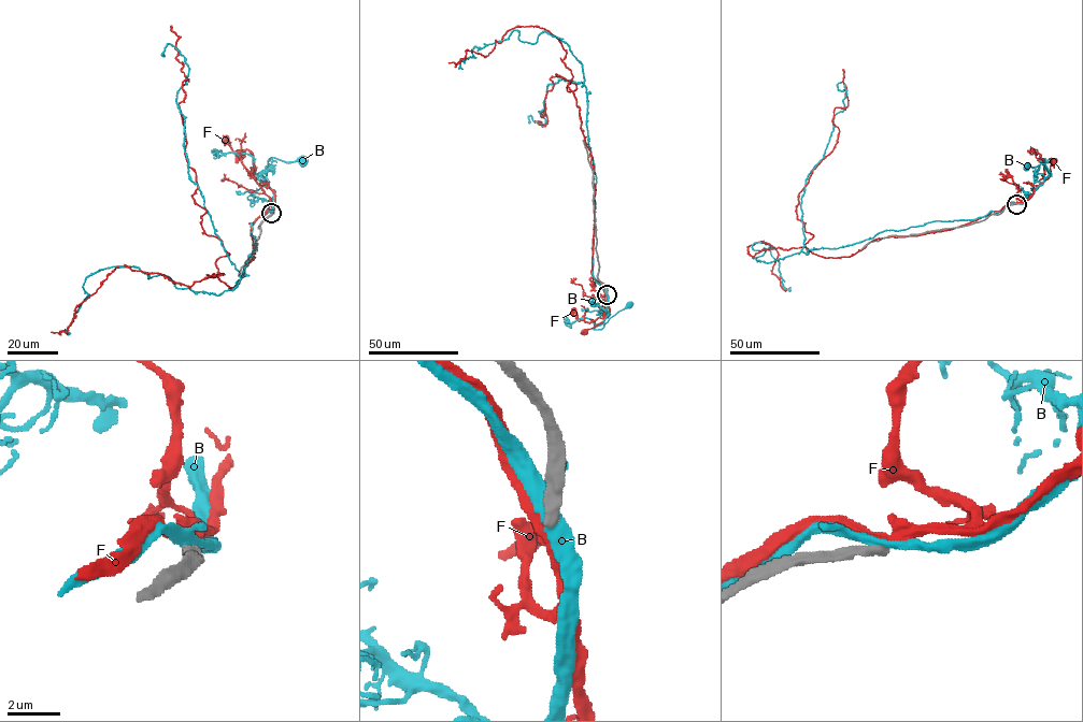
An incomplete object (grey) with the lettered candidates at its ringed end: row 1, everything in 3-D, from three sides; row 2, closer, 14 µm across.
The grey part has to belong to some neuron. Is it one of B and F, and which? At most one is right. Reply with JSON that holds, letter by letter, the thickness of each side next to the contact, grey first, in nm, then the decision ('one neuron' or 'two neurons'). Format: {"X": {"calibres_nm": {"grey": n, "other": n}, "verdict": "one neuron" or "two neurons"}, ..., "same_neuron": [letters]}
{"B": {"calibres_nm": {"grey": 480, "other": 400}, "verdict": "two neurons"}, "F": {"calibres_nm": {"grey": 440, "other": 360}, "verdict": "two neurons"}, "same_neuron": []}

